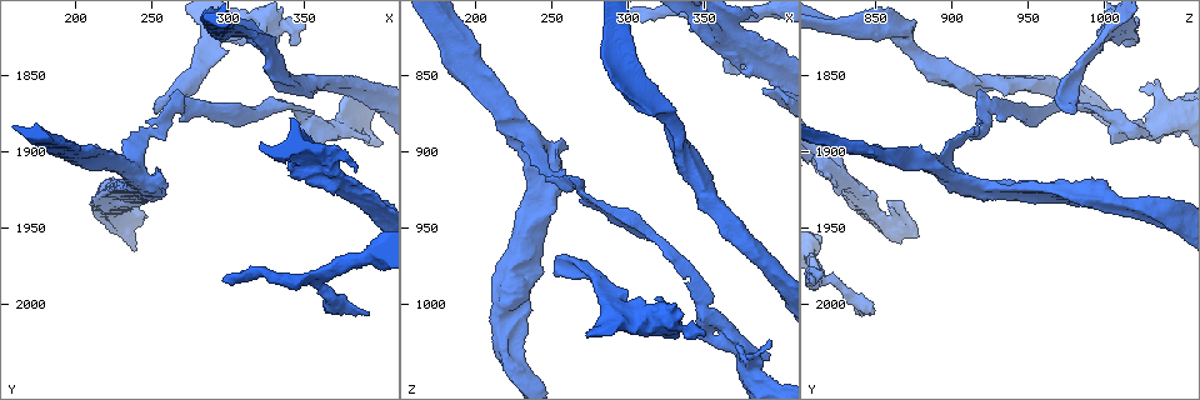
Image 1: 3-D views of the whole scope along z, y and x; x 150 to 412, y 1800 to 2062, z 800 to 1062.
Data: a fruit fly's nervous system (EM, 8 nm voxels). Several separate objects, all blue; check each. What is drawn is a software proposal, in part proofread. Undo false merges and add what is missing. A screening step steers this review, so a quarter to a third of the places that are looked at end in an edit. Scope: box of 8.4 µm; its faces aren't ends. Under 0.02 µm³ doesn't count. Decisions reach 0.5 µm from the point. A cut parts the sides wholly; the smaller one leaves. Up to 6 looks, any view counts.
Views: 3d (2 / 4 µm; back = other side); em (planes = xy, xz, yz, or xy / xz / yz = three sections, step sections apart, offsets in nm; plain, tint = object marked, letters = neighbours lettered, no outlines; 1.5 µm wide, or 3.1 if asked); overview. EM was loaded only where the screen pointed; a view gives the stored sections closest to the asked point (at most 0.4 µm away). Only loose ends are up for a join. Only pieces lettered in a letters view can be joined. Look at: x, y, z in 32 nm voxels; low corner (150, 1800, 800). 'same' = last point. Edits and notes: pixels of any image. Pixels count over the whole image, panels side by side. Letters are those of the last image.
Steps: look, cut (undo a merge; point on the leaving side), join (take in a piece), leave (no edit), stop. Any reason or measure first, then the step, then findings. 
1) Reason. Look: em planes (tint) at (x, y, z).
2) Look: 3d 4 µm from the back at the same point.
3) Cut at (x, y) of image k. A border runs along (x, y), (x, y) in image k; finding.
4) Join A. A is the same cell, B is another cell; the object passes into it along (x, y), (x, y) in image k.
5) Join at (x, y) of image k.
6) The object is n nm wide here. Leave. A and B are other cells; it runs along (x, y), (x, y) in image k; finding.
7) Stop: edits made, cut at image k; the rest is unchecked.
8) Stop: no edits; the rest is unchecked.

Thin neck. Look: em planes (tint) at (342, 1870, 986).

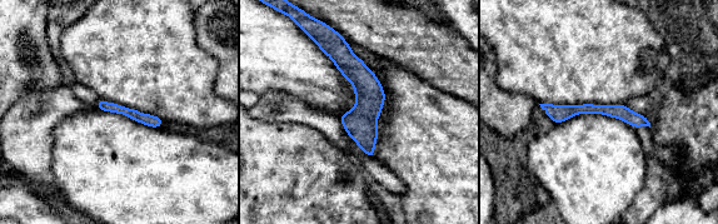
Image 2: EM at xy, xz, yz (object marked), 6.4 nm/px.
Look: em planes (letters) at the same point.

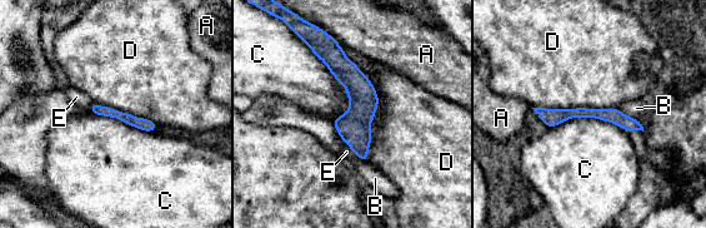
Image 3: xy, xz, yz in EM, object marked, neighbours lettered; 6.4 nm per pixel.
The longest contact is with D, 550 nm. Leave. A, B, C, D and E are other cells; a border runs along (305, 44), (346, 92), (340, 117) in image 3; continuous, no second neuron.

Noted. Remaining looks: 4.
Sudden change in width. Look: em planes (letters) at (224, 1926, 980).

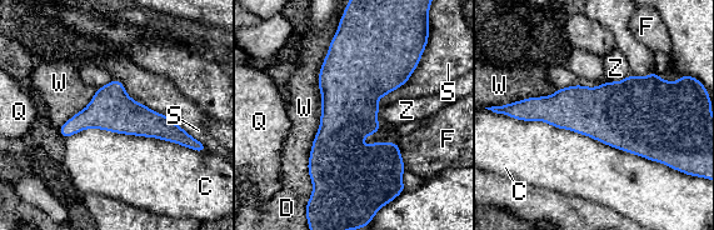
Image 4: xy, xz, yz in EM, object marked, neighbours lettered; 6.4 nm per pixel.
Leave. C, D, F, Q, S, W and Z are other cells; it runs along (61, 130), (136, 119), (181, 135) in image 4; all the same neuron.

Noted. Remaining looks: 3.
Arms part here. Look: 3d 4 µm at (198, 1898, 840).

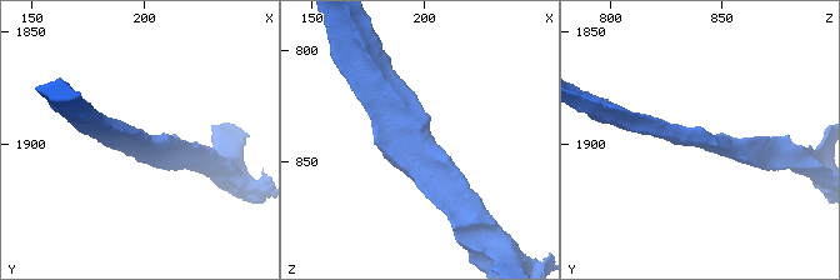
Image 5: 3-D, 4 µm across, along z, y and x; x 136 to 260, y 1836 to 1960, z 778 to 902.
Look: em planes (letters) at (198, 1899, 839).

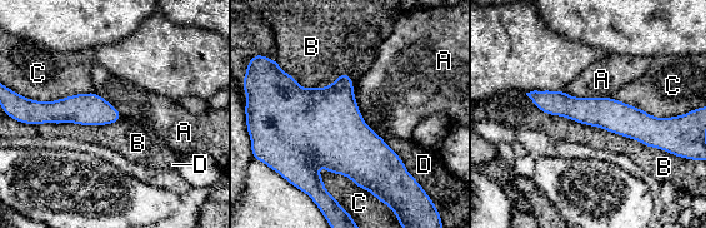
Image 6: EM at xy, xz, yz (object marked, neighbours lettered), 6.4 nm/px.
Leave. A, B, C and D are other cells; a border runs along (525, 94), (545, 113), (667, 153) in image 6; continuous, no second neuron.

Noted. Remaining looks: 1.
Stop: no edits; the rest is unchecked.

